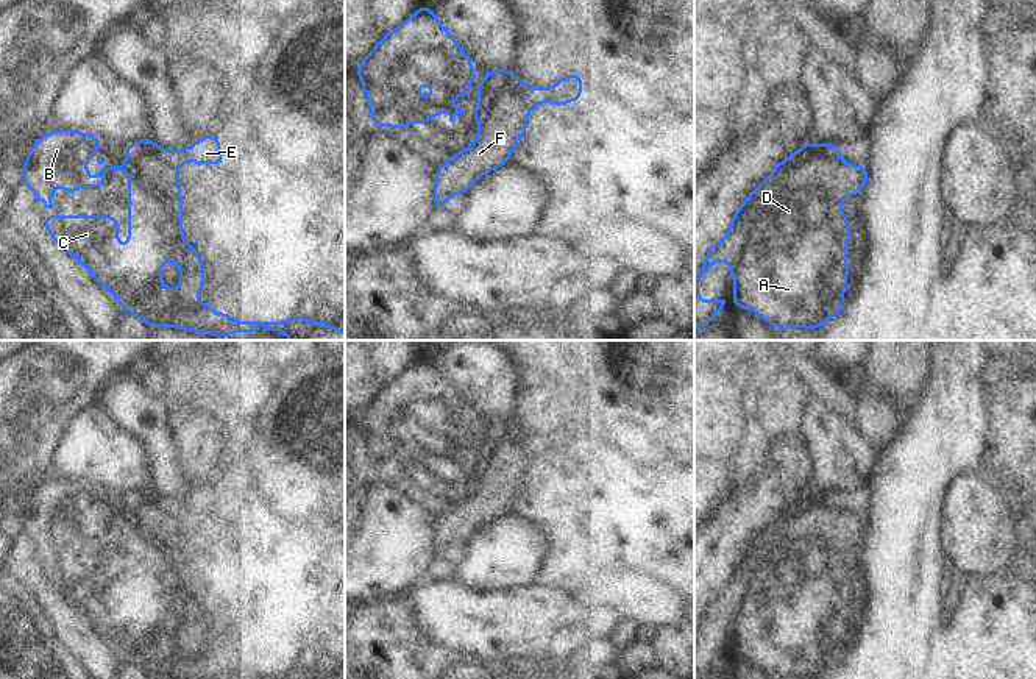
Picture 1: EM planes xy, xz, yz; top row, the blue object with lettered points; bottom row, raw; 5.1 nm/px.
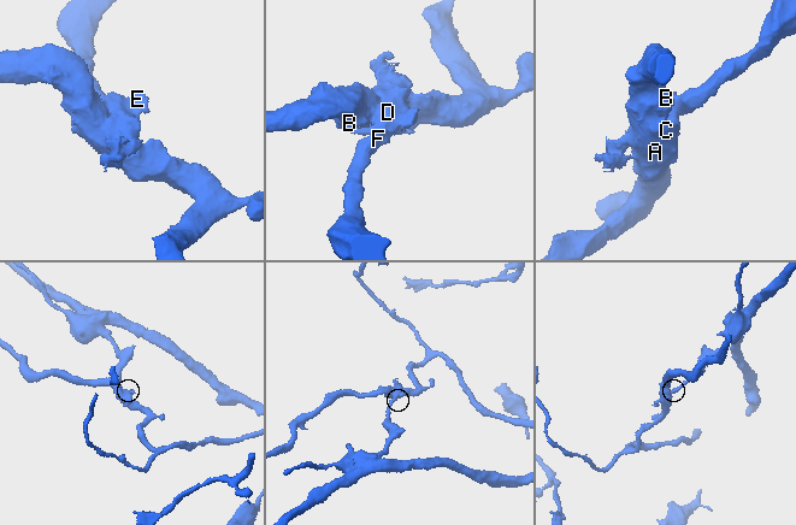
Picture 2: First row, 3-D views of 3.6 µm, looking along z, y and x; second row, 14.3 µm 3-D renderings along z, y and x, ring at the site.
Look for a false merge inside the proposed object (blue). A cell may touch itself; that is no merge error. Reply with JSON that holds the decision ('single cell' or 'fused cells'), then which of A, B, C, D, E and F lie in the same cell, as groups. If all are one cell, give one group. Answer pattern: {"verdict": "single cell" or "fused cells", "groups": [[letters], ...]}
{"verdict": "fused cells", "groups": [["A", "B", "C", "D", "E"], ["F"]]}

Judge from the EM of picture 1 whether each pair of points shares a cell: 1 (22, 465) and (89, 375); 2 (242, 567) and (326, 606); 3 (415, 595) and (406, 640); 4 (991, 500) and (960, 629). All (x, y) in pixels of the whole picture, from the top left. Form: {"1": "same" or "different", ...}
{"1": "same", "2": "same", "3": "different", "4": "different"}

